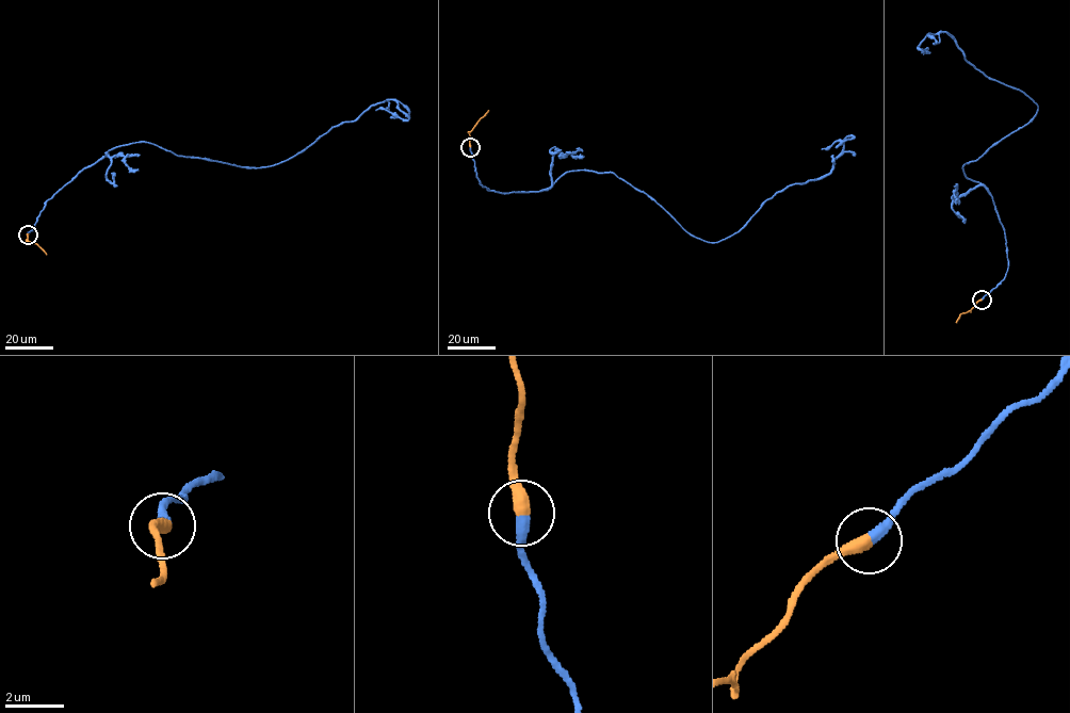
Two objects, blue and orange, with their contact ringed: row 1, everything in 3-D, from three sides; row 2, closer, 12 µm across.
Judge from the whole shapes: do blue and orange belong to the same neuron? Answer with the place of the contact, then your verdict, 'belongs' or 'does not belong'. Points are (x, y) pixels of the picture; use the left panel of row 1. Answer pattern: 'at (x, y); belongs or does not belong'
at (28, 235); belongs

